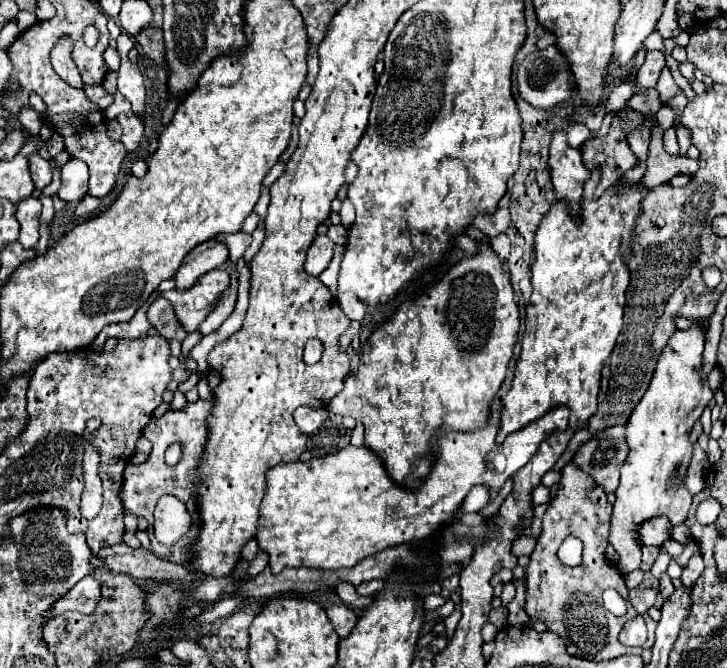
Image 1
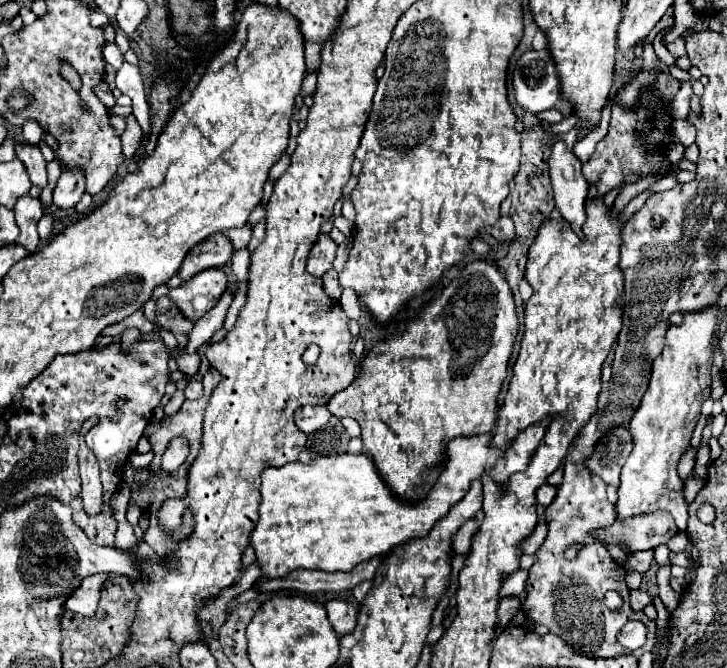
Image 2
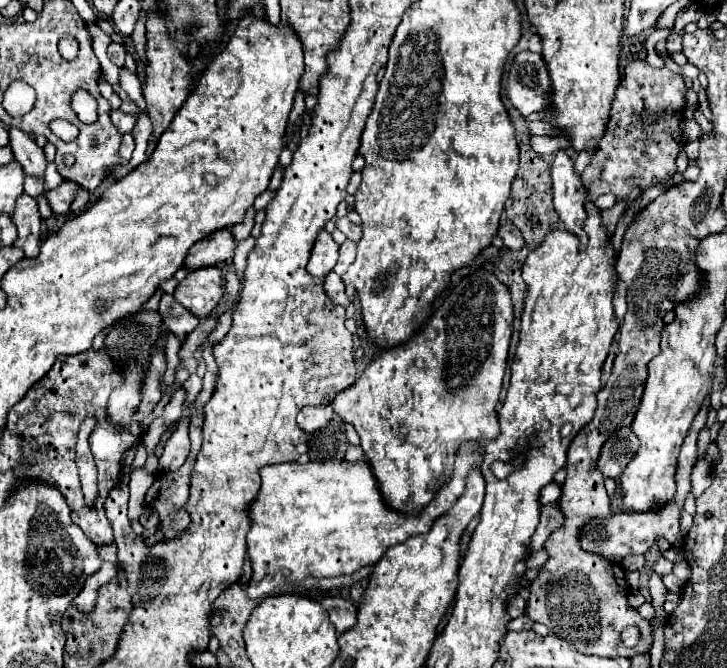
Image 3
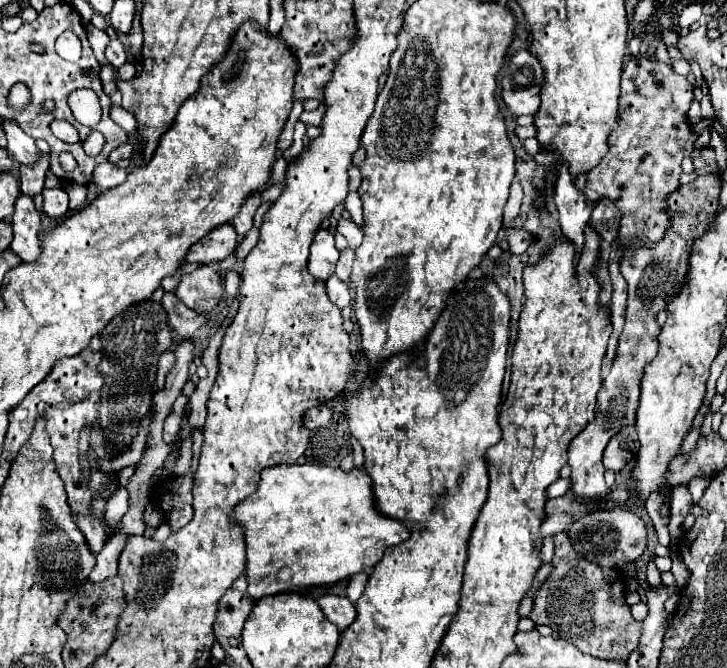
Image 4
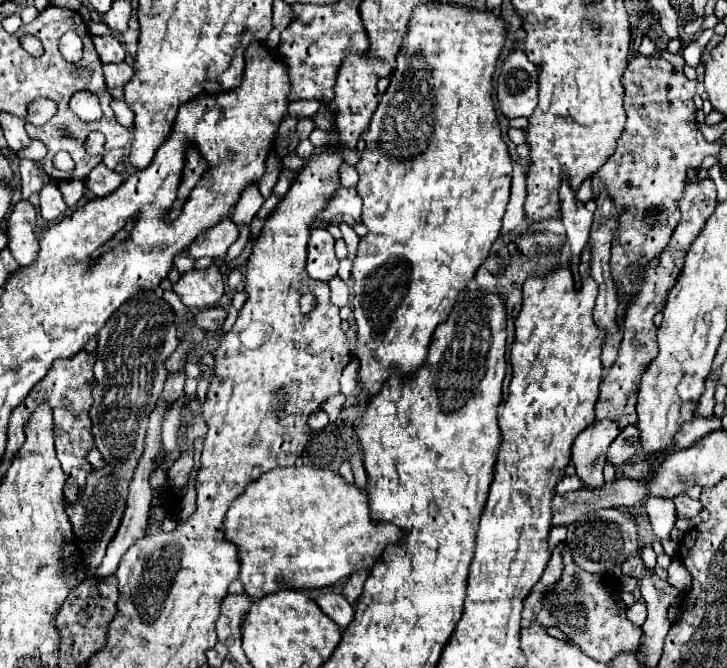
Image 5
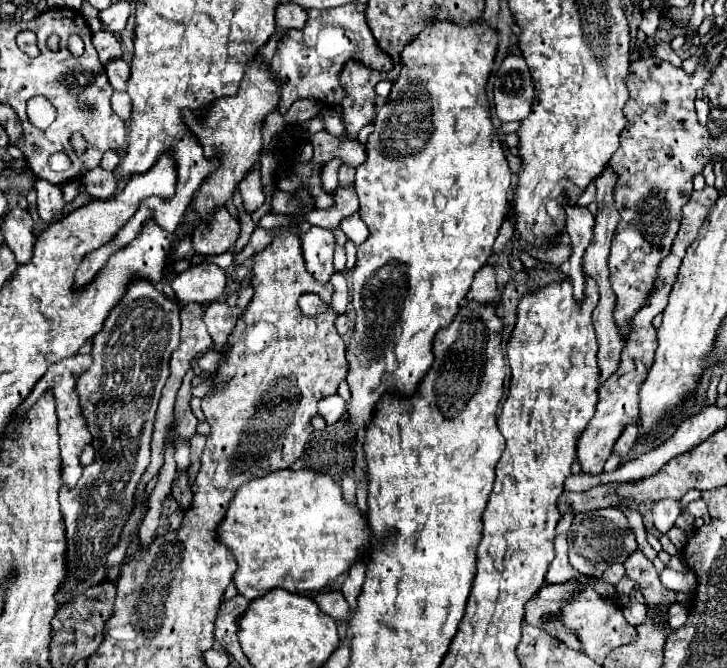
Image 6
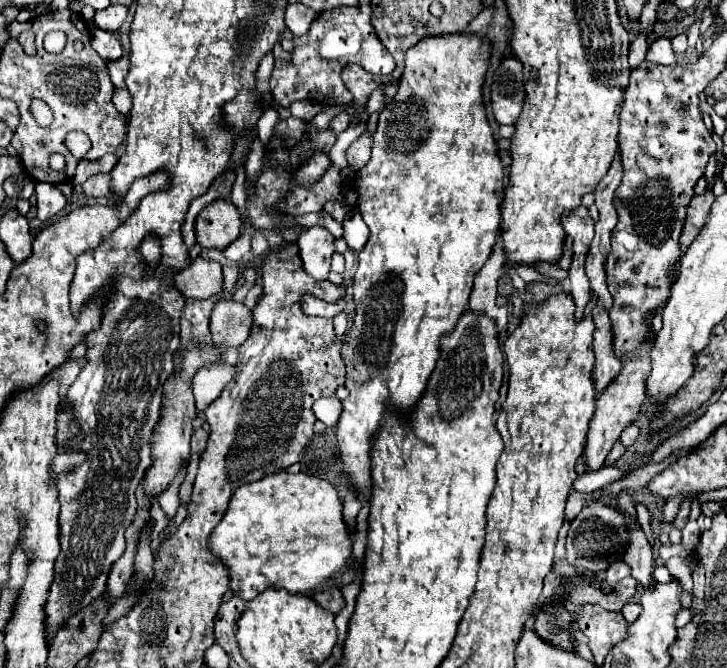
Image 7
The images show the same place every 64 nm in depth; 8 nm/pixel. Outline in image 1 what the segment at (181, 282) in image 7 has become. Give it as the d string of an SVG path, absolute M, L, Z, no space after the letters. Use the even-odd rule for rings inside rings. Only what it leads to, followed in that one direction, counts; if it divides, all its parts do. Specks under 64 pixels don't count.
M218 268L200 276L198 282L188 290L158 291L157 298L164 297L170 300L180 324L184 324L188 332L194 332L204 322L208 312L216 308L220 294L228 288L228 284L230 284L228 272Z

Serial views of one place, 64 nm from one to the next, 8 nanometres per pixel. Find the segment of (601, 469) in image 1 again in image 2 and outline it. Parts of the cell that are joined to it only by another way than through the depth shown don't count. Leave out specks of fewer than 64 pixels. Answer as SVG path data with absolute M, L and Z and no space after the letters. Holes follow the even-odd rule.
M618 426L600 444L596 446L592 458L588 458L588 468L596 476L600 476L606 484L618 486L620 482L620 470L626 462L626 458L632 452L632 434L626 426Z

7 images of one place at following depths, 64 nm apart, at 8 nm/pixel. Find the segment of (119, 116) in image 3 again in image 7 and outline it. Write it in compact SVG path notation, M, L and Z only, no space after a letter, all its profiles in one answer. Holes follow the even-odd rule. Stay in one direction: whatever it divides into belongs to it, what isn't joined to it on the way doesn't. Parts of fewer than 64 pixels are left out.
M116 88L114 90L114 104L116 108L126 116L130 112L130 106L132 106L132 100L130 100L130 92L126 88Z

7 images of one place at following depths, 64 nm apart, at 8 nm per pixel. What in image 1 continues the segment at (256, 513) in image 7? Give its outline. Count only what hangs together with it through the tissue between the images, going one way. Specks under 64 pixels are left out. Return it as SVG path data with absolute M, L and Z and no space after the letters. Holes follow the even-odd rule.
M556 408L556 412L548 412L548 416L508 436L502 446L494 442L498 426L500 414L490 412L490 424L482 430L466 434L444 432L438 442L432 472L426 484L414 492L406 492L406 488L394 484L380 458L366 446L346 446L336 454L312 458L310 462L298 460L270 468L266 472L266 494L260 504L260 522L254 538L258 548L268 554L272 574L280 574L288 566L322 570L352 568L366 556L386 548L430 538L440 524L456 516L472 486L502 488L534 456L540 442L548 438L548 432L556 428L566 430L568 410ZM490 452L502 452L506 456L504 472L494 472Z

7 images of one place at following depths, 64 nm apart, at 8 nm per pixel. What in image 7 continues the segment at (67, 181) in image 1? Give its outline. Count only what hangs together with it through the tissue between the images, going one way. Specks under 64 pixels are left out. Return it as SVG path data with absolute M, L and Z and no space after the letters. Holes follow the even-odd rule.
M38 182L36 184L36 198L38 198L38 218L42 222L52 220L66 206L66 198L62 196L62 192L54 184Z

